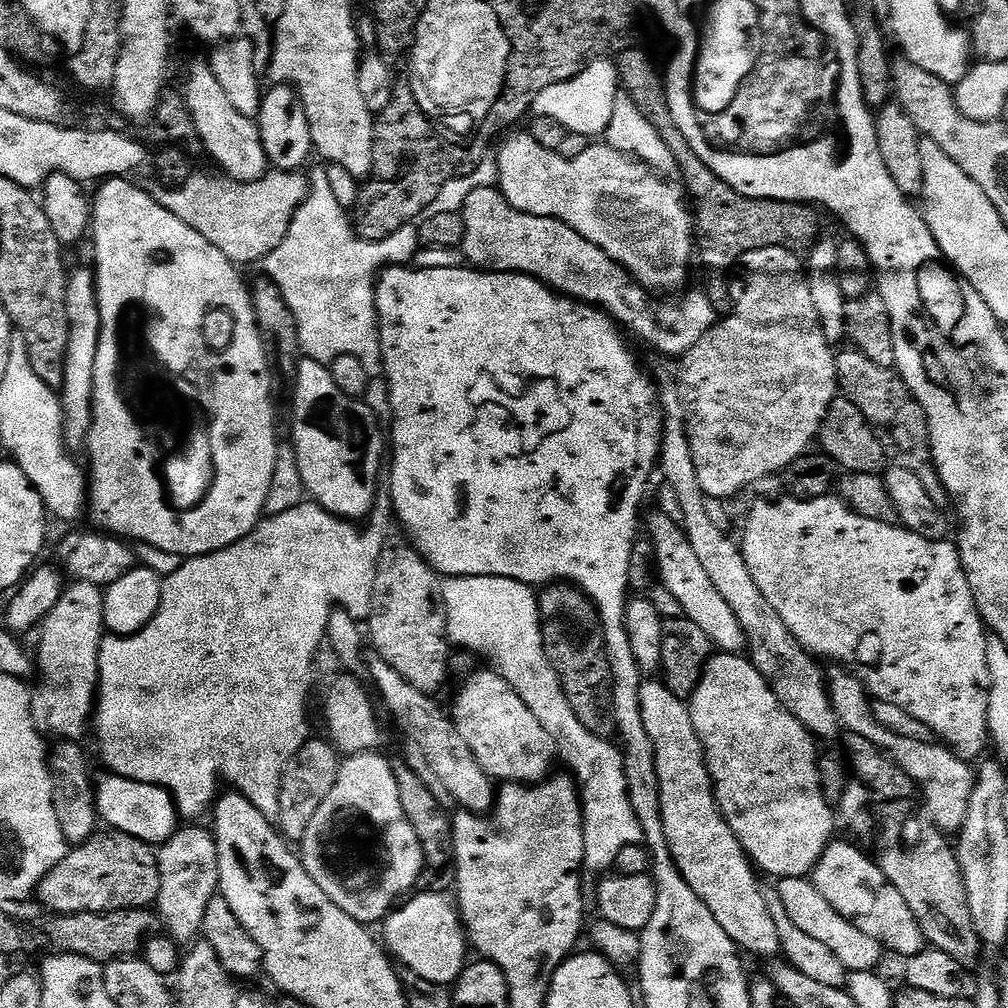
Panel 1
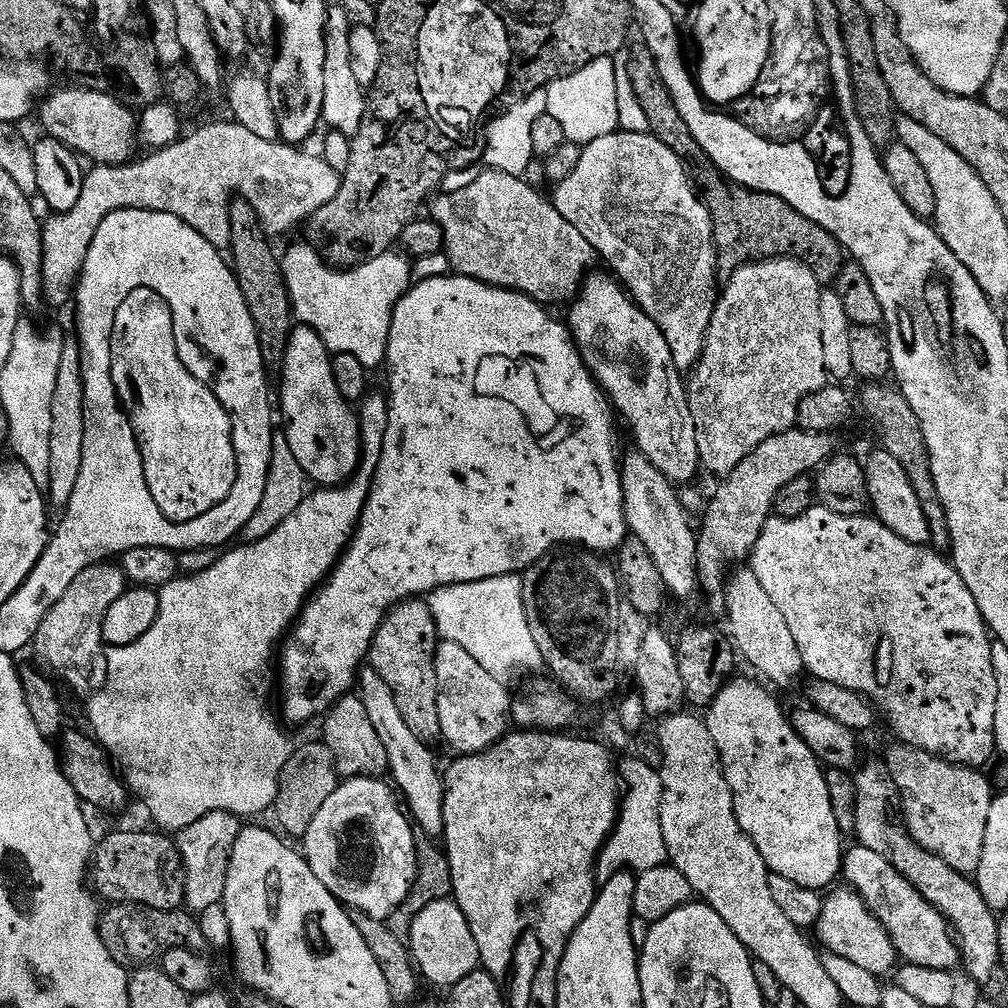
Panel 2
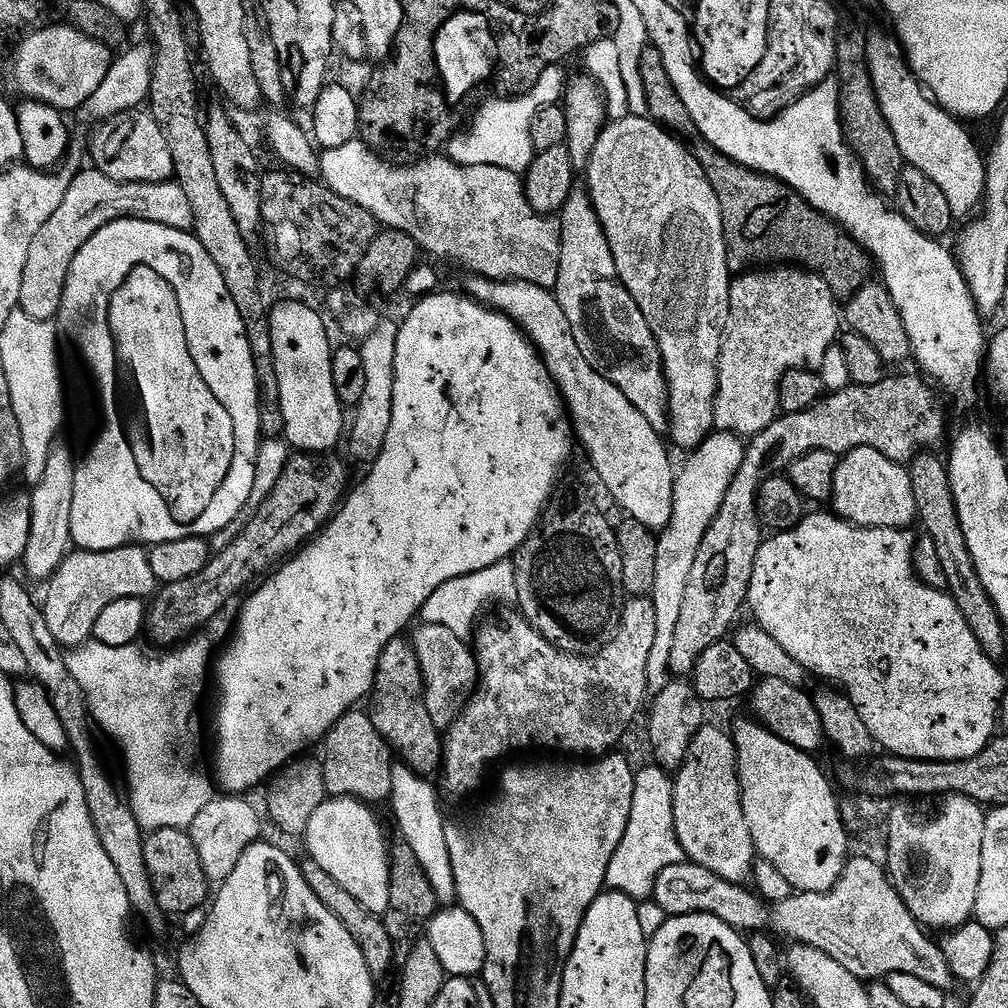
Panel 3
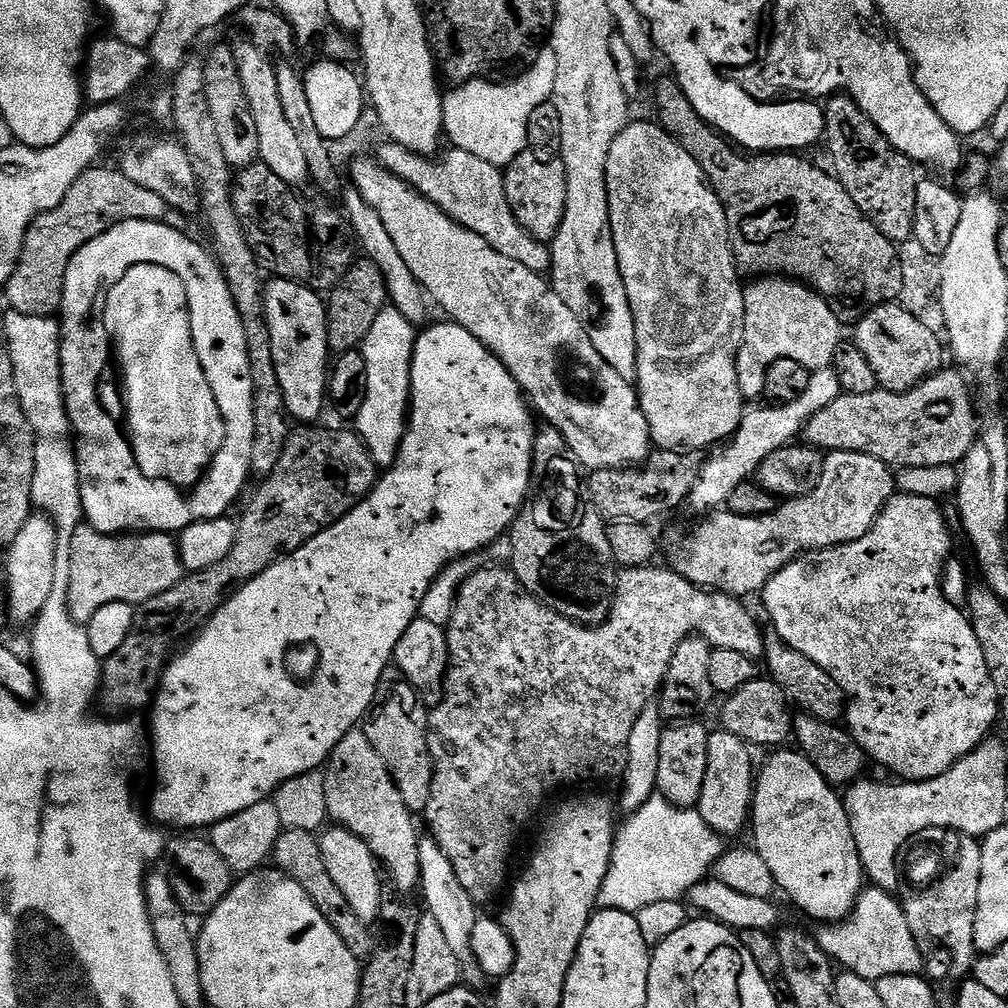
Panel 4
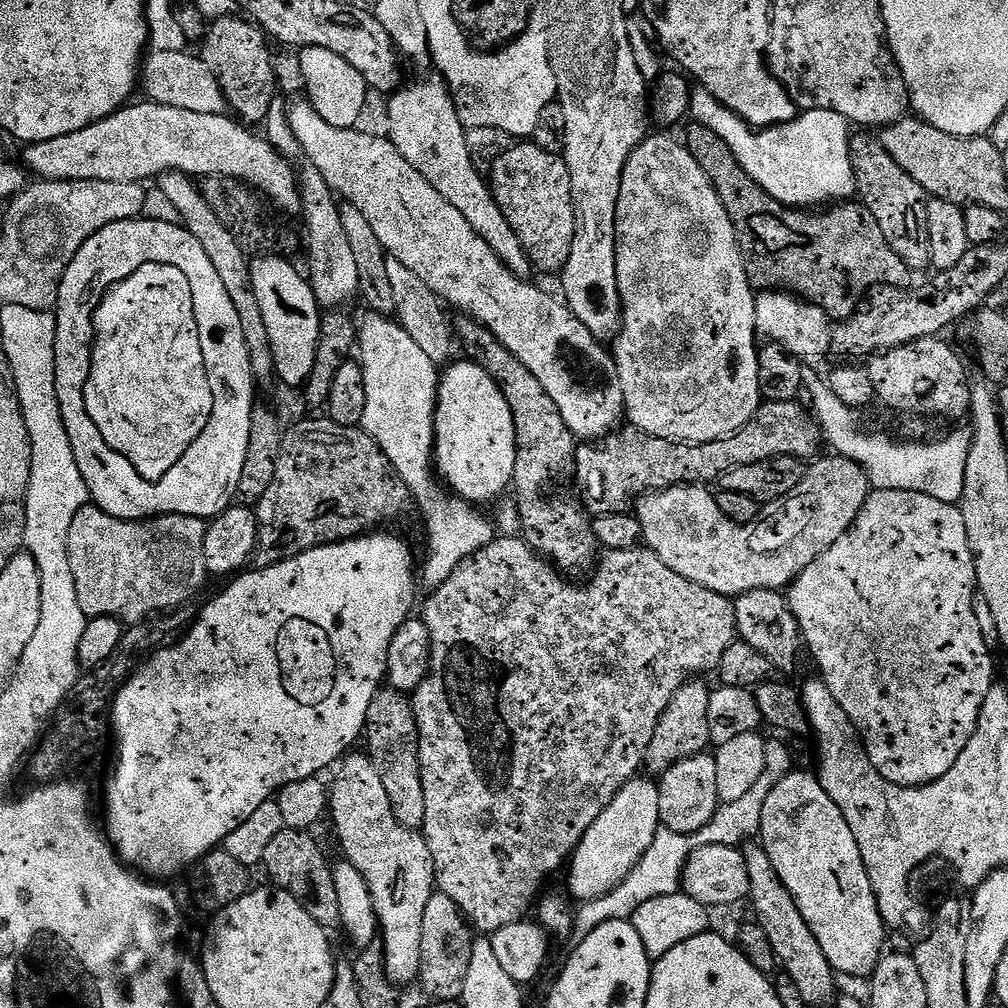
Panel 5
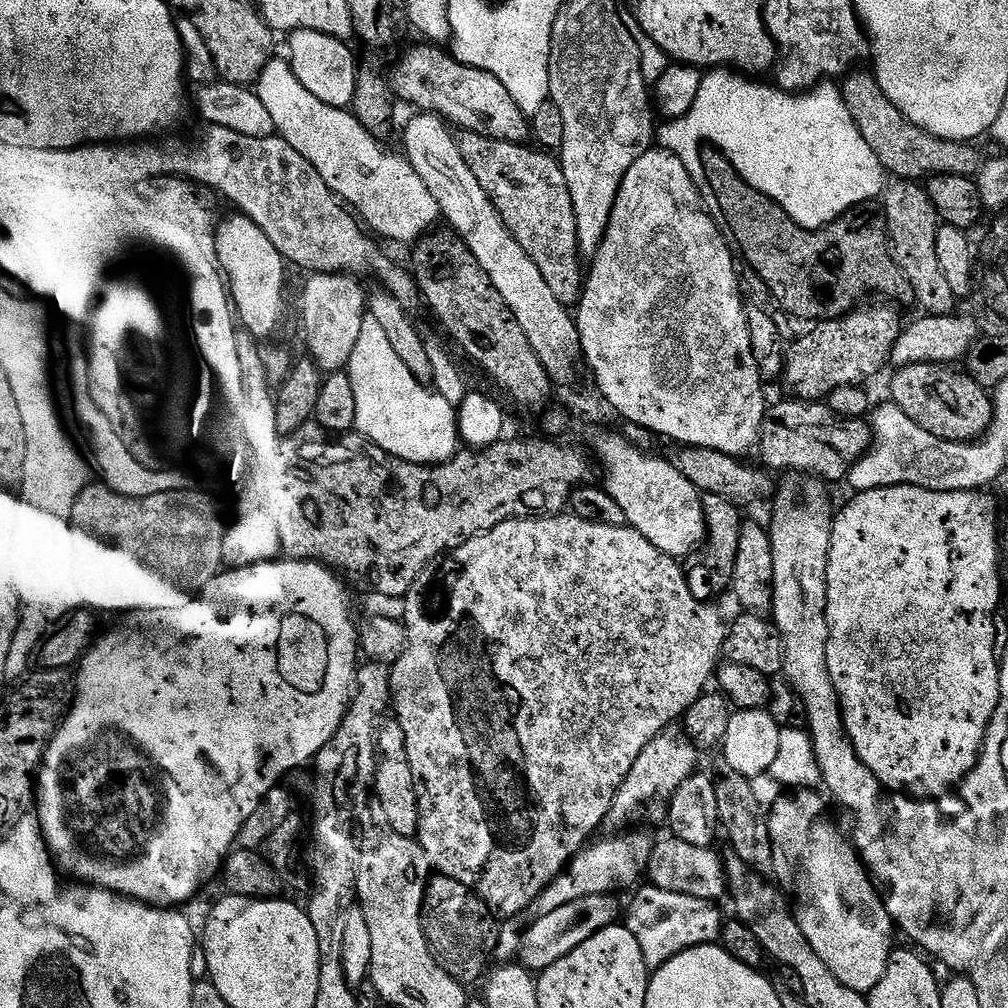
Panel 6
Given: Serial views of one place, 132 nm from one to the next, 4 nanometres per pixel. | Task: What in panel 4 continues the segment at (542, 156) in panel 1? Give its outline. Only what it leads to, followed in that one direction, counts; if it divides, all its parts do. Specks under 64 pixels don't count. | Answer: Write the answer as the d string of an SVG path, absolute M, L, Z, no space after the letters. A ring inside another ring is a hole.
M659 123L636 124L628 127L614 138L614 146L610 146L610 158L606 158L606 190L610 206L610 230L614 234L614 250L618 254L618 270L622 274L622 282L626 286L626 294L630 298L630 310L634 314L634 330L636 331L636 357L638 370L634 387L636 397L640 400L642 414L646 414L648 429L652 435L652 443L660 450L701 450L711 444L719 445L733 437L743 422L746 413L744 391L740 388L740 375L736 369L736 355L742 346L742 330L746 322L746 302L741 273L732 259L732 244L728 240L728 223L724 207L708 185L708 179L702 174L698 162L682 150L682 146L670 134L666 134Z

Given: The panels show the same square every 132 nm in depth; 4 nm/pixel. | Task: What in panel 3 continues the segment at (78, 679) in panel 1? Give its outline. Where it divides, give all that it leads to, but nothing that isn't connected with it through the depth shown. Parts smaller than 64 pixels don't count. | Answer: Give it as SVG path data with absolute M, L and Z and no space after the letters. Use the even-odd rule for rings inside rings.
M129 546L105 552L69 551L46 588L48 597L42 600L46 626L50 626L61 648L75 650L93 639L94 622L110 602L118 602L118 598L144 600L157 591L158 582L154 570L150 570L148 552L140 546Z

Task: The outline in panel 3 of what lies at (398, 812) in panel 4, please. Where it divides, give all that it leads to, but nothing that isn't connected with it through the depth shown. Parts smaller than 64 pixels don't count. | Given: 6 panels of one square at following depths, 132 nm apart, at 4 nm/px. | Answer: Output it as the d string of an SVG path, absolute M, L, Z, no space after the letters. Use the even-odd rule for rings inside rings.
M353 710L337 722L323 741L324 777L328 796L339 798L351 796L363 800L369 806L377 806L392 794L392 766L394 753L388 743L378 734L371 715L367 711Z

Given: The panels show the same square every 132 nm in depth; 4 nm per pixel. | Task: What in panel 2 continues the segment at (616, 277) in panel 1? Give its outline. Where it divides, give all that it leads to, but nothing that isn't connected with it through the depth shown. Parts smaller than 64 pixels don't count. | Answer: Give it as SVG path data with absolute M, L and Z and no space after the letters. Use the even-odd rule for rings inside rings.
M484 170L481 176L480 173L473 175L471 182L462 190L437 195L431 201L430 216L442 230L443 255L448 256L455 275L474 278L495 288L520 292L545 306L567 305L593 271L592 260L597 259L597 254L590 242L578 234L577 228L570 226L570 222L558 214L555 203L549 197L547 200L542 193L535 192L526 181L519 176L511 176L509 172Z

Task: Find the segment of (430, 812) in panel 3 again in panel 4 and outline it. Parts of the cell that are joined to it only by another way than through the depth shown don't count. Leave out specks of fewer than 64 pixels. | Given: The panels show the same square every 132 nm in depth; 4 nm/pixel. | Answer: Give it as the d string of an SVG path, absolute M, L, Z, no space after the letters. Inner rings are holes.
M431 838L421 839L418 846L418 862L420 863L420 886L419 891L424 892L424 904L427 915L433 916L442 929L442 935L450 941L450 950L454 950L456 957L460 959L462 980L465 985L477 990L483 989L486 983L484 971L476 965L476 959L472 956L472 935L478 919L477 901L458 882L458 874L454 874L454 866L450 866L450 858L442 854L438 842Z

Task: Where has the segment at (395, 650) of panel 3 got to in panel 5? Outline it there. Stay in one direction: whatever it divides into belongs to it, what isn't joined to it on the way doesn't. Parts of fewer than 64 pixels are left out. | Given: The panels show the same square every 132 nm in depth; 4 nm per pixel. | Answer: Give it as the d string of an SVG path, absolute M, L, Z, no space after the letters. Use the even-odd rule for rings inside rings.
M391 686L381 687L374 702L370 702L362 736L365 741L368 739L366 754L374 762L382 778L382 786L386 786L394 818L398 818L398 822L407 828L423 829L426 822L426 793L422 790L418 722L414 718L411 699Z

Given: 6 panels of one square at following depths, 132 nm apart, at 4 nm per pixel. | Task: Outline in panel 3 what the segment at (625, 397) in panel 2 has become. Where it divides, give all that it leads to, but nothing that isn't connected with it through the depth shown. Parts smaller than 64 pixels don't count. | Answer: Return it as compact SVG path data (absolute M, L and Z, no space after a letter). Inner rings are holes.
M574 190L558 214L560 233L562 234L562 254L558 266L558 282L554 289L558 298L558 306L566 313L566 319L574 330L574 338L578 342L578 350L582 350L582 358L590 362L590 366L602 378L614 382L626 398L630 398L630 406L654 426L654 430L664 434L669 431L668 418L668 383L664 377L662 350L658 350L658 342L654 338L654 330L650 330L650 322L642 318L642 310L638 310L638 302L626 290L626 286L618 278L618 270L614 266L614 254L610 254L610 242L606 242L606 234L602 230L602 222L598 222L598 214L592 205L587 191Z

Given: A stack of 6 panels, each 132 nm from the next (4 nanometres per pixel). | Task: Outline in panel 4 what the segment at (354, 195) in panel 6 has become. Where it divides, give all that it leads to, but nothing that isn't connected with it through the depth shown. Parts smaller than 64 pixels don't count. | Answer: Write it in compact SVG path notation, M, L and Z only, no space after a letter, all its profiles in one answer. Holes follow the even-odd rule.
M357 158L350 164L351 187L356 188L358 194L378 212L382 222L386 222L386 230L390 230L390 238L394 238L398 254L402 254L406 266L410 266L410 274L414 274L435 303L436 300L440 303L441 310L448 315L445 317L451 323L470 330L470 334L474 334L474 338L478 338L478 342L482 342L482 346L490 349L502 366L510 370L531 407L539 415L541 412L548 419L545 421L566 438L581 467L596 471L643 465L654 445L635 387L614 371L598 350L594 350L590 334L586 334L582 322L574 318L570 306L558 298L551 283L541 273L526 270L522 262L514 262L514 258L498 254L486 238L451 220L438 205L386 170L383 164L368 159L372 158Z

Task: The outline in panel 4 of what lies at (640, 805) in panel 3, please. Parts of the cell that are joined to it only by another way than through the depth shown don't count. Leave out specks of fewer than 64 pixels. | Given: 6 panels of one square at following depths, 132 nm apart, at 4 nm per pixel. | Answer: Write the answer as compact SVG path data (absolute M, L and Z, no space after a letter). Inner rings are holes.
M659 794L651 796L636 812L619 825L612 847L612 861L606 870L602 890L598 890L597 905L610 910L622 910L633 914L646 910L654 902L683 901L694 885L700 883L715 869L716 862L726 851L720 833L716 832L691 808L679 808Z

